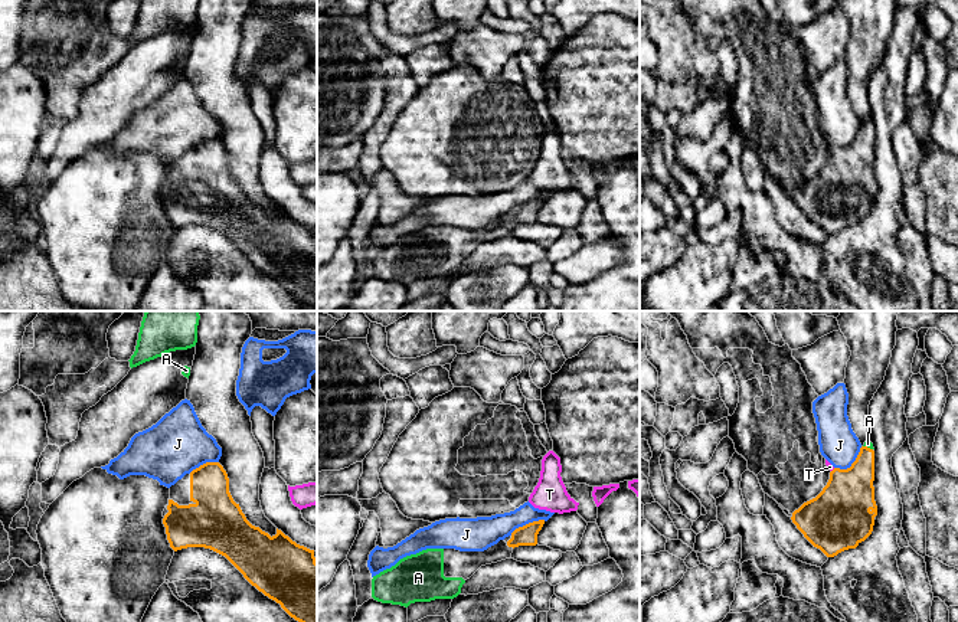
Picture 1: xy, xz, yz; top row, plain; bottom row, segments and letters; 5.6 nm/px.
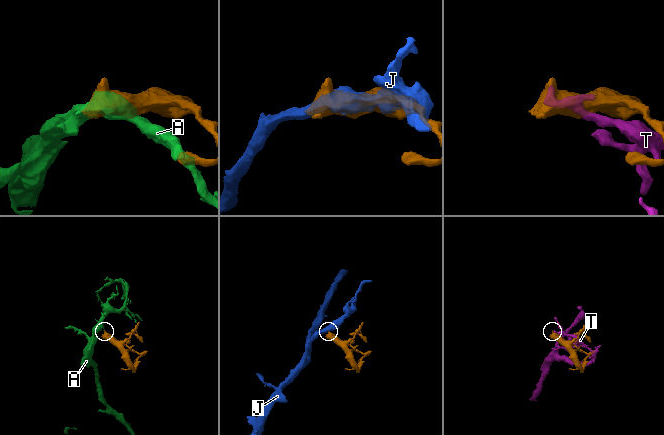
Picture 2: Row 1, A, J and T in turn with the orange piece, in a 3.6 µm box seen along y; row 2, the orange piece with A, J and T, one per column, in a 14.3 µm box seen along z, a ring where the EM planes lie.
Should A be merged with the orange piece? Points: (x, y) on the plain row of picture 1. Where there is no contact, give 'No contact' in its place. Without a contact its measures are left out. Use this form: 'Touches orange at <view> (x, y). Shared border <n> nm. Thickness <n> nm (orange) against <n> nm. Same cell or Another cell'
Touches orange at yz (866, 124). Shared border 60 nm. Thickness 240 nm (orange) against 40 nm. Same cell

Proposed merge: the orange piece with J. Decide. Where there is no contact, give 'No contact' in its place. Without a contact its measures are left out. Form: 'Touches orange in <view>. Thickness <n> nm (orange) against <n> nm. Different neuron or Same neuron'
Touches orange in yz. Thickness 300 nm (orange) against 220 nm. Different neuron

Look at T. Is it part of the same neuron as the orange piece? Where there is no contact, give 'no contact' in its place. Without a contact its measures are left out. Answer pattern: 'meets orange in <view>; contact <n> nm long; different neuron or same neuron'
meets orange in yz; contact 30 nm long; different neuron

